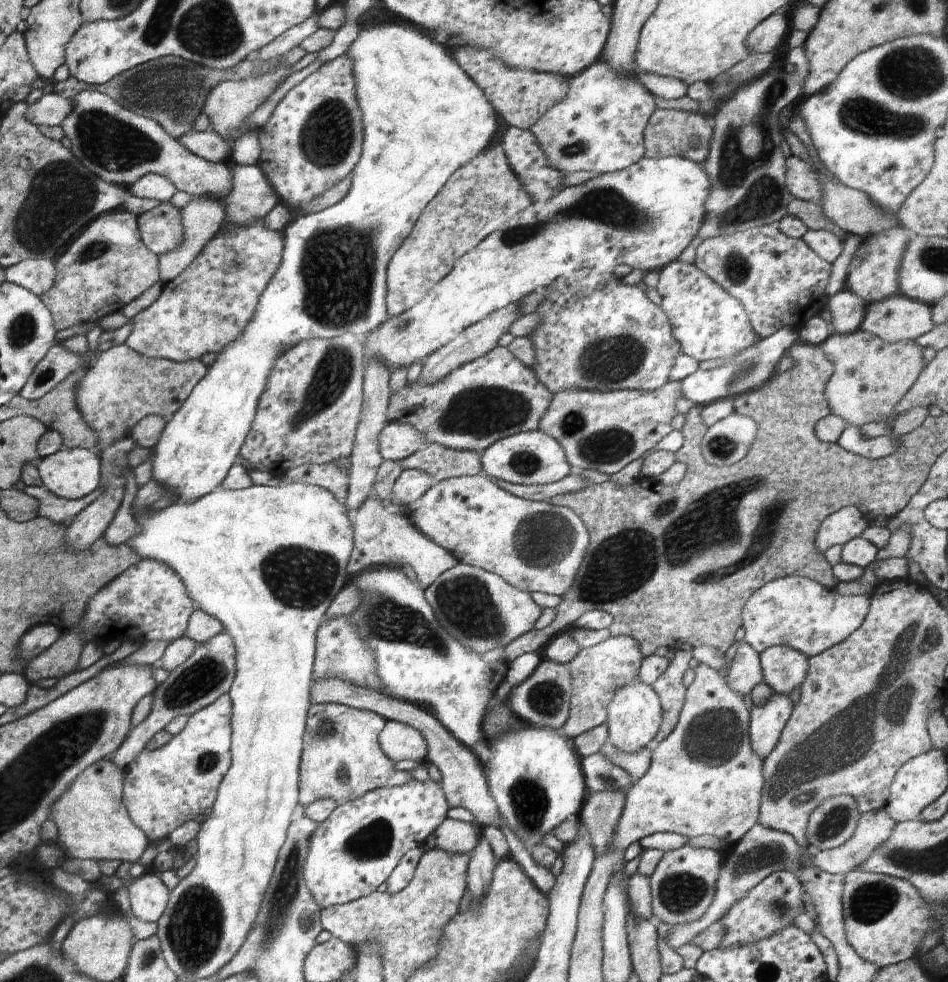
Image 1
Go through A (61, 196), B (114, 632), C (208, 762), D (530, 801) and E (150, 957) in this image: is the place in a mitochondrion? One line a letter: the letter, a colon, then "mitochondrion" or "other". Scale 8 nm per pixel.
A: mitochondrion
B: other
C: mitochondrion
D: mitochondrion
E: mitochondrion

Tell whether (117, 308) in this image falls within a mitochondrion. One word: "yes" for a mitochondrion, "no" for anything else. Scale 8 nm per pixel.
no

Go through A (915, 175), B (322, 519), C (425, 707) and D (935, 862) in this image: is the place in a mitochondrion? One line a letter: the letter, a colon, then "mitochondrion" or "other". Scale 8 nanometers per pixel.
A: other
B: other
C: other
D: mitochondrion

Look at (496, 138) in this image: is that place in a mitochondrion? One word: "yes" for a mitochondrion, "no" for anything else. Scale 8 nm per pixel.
no

